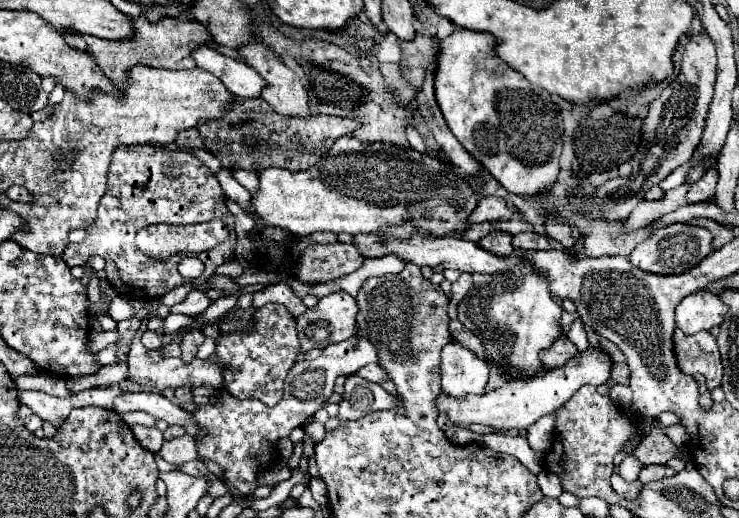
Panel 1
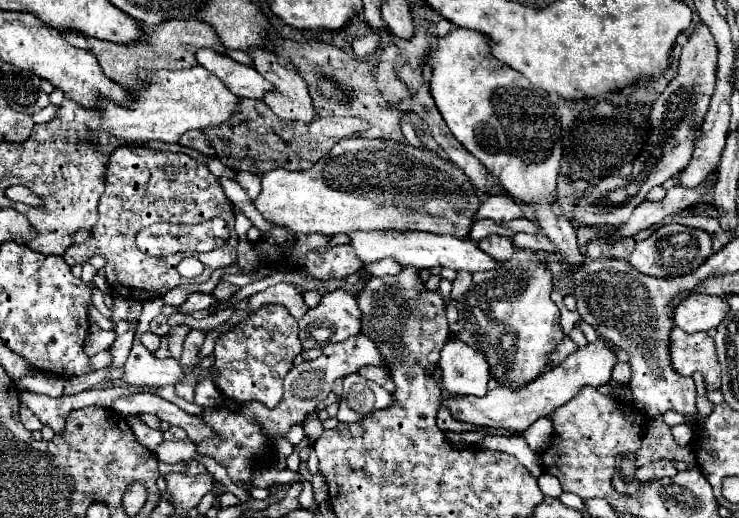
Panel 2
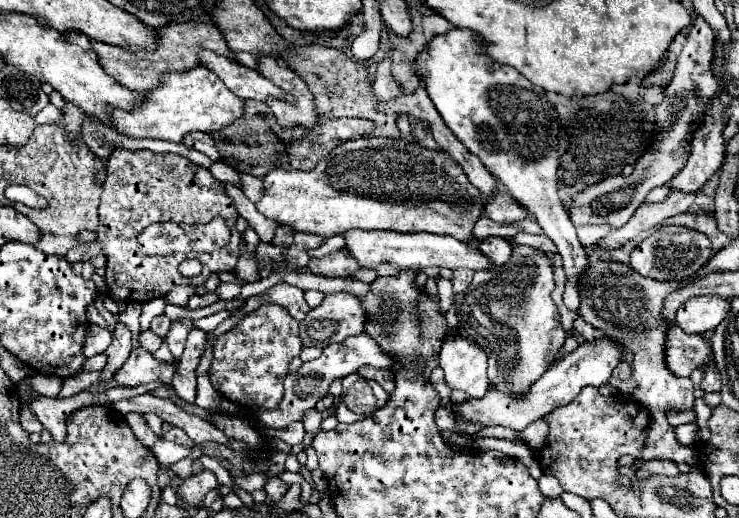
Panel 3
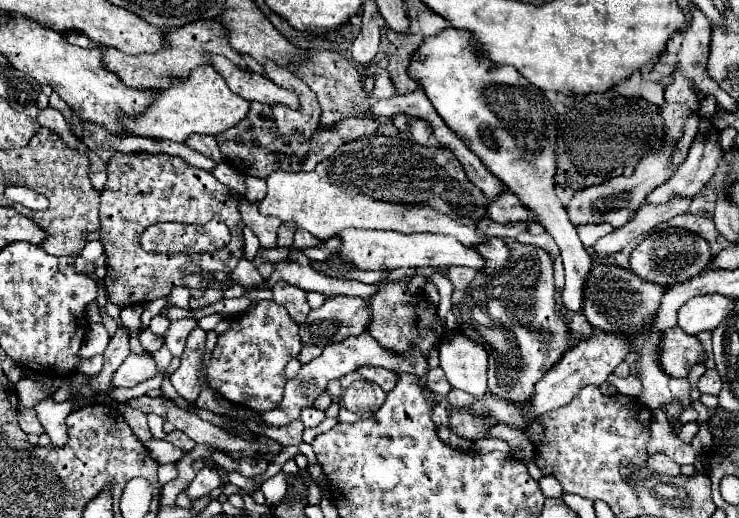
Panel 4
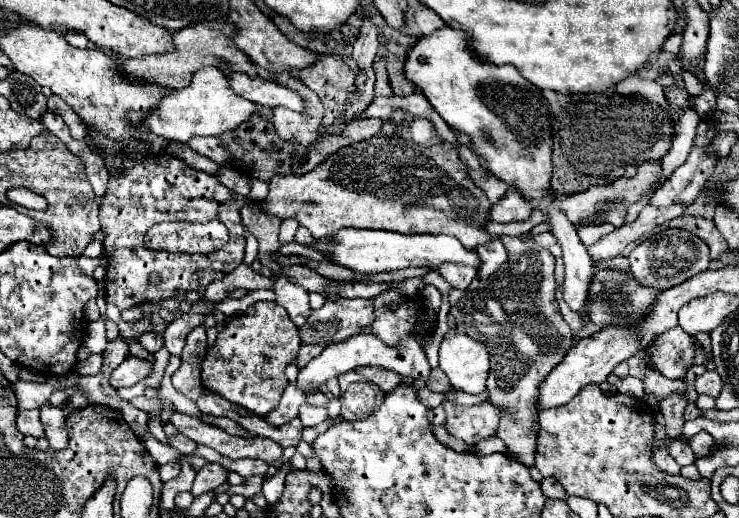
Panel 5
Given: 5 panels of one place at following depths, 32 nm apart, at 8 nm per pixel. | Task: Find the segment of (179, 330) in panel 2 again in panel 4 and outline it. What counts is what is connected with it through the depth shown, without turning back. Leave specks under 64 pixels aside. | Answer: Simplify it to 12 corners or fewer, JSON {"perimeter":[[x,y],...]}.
{"perimeter":[[192,316],[171,322],[164,344],[174,357],[184,351],[186,336],[198,326]]}

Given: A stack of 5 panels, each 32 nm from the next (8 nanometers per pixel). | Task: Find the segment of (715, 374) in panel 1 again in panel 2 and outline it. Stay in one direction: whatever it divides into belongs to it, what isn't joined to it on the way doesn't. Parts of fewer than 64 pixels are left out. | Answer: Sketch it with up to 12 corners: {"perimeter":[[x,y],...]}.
{"perimeter":[[674,326],[670,352],[680,376],[700,370],[708,392],[720,388],[714,340]]}

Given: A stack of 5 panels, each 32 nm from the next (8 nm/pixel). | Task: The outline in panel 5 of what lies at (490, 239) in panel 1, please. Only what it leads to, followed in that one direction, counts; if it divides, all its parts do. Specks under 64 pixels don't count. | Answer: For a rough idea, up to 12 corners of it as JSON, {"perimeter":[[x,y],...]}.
{"perimeter":[[498,238],[476,248],[478,278],[488,278],[506,262]]}

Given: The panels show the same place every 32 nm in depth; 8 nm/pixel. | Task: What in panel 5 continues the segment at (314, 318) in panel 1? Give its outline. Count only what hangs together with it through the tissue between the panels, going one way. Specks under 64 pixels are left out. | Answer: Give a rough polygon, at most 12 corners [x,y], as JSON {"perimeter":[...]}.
{"perimeter":[[338,298],[312,310],[304,344],[356,336],[374,320],[374,300]]}

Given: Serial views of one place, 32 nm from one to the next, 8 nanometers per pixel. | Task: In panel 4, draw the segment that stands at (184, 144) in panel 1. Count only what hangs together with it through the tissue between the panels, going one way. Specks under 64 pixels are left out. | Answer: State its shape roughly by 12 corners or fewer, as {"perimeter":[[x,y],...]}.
{"perimeter":[[194,134],[186,140],[192,150],[202,152],[218,164],[224,162],[214,136]]}

